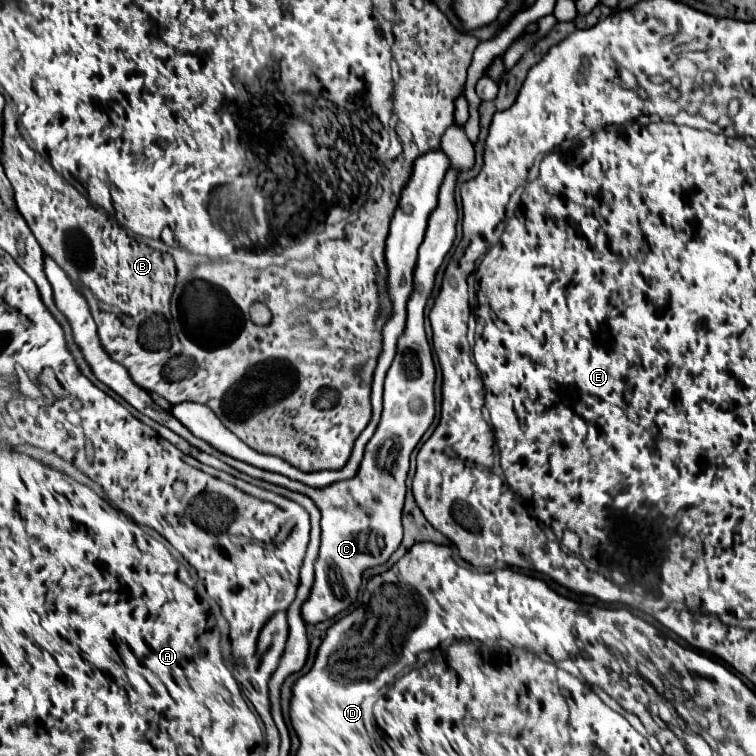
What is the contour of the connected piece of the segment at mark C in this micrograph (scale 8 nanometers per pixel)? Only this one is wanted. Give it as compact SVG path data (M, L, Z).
M451 168L445 174L439 192L439 204L429 216L425 240L419 248L419 260L415 266L415 292L407 302L407 330L399 338L397 356L387 372L383 416L373 438L365 446L359 472L351 480L331 484L331 488L319 488L319 492L311 492L311 488L303 488L303 484L295 480L295 490L317 500L321 510L321 552L315 562L315 584L309 592L309 598L301 606L301 616L307 624L319 624L347 610L357 598L363 572L367 568L385 564L403 540L401 512L407 492L405 480L409 474L409 458L435 418L437 370L433 362L433 350L425 336L423 316L427 298L433 290L435 272L455 240L457 176L457 168Z

